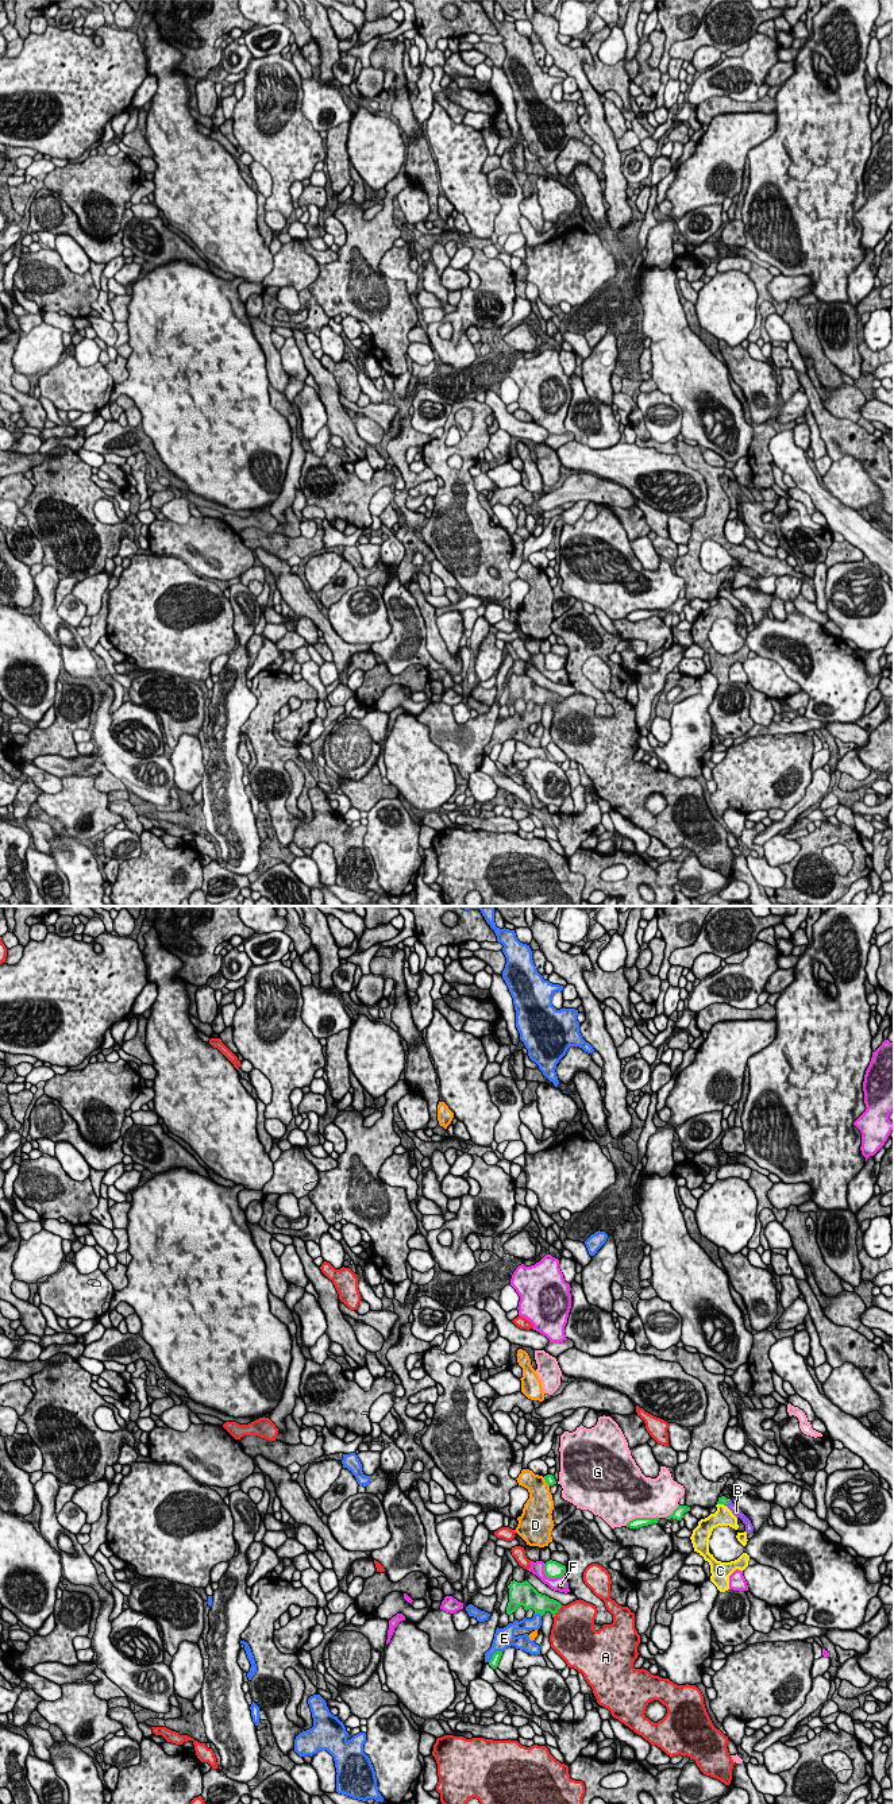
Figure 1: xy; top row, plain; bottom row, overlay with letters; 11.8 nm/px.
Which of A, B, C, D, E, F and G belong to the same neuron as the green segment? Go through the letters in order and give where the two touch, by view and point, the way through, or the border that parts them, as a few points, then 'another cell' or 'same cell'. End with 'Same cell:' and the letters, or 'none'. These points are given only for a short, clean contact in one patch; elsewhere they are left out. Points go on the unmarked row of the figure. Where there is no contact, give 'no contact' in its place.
A: contact xy (557, 704); another cell
B: contact xy (727, 596); way xy (721, 593), (727, 596), (736, 604); same cell
C: contact xy (719, 596); border xy (723, 596), (716, 598); another cell
D: contact xy (546, 574); another cell
E: contact xy (493, 747); another cell
F: contact xy (550, 670); another cell
G: contact xy (642, 611); another cell
Same cell: B

